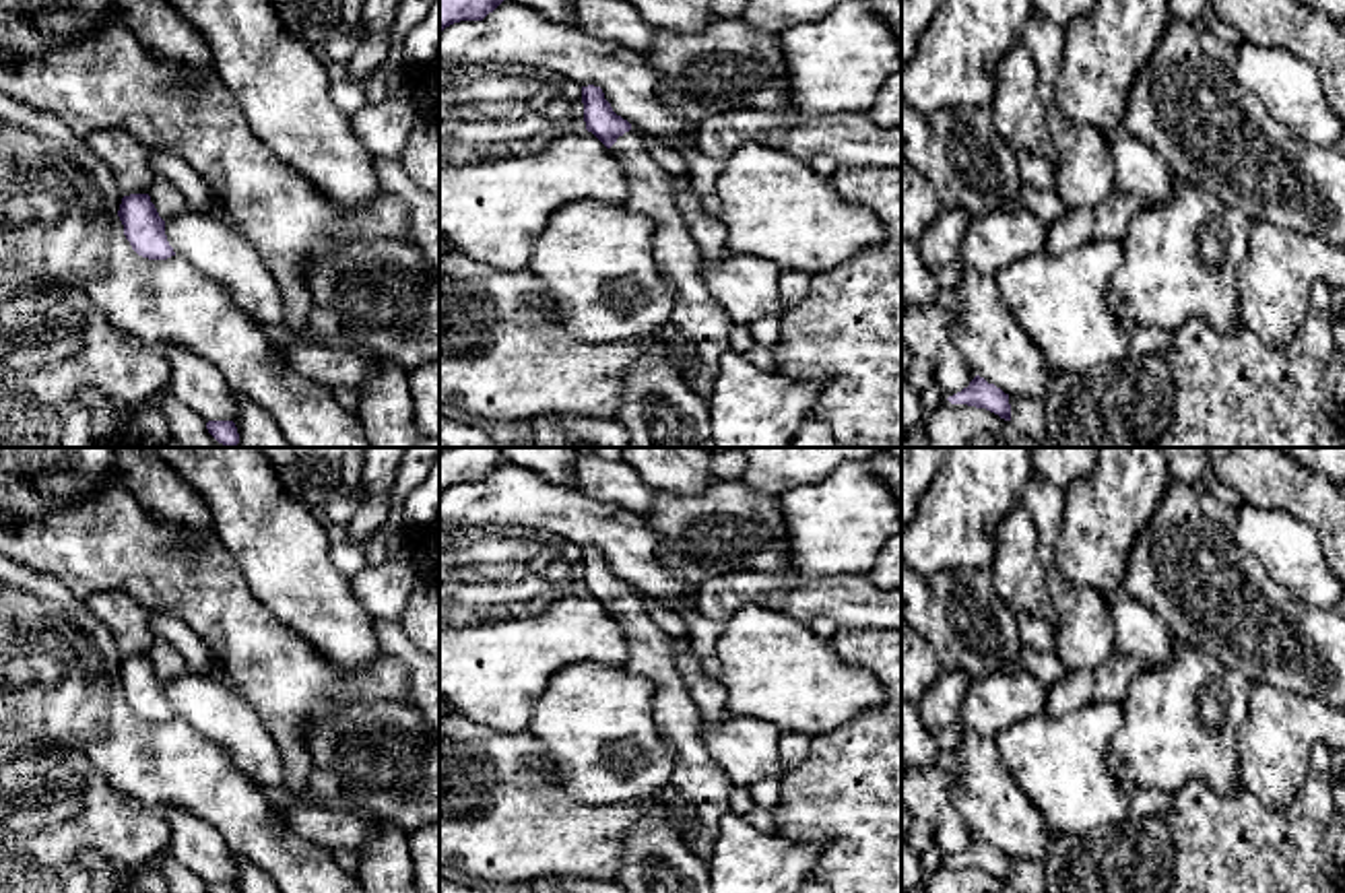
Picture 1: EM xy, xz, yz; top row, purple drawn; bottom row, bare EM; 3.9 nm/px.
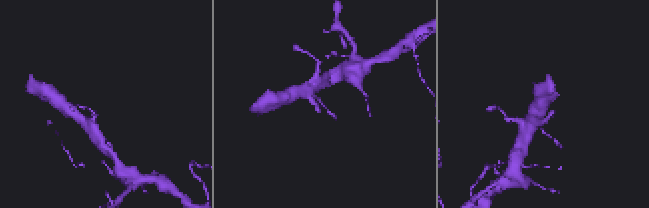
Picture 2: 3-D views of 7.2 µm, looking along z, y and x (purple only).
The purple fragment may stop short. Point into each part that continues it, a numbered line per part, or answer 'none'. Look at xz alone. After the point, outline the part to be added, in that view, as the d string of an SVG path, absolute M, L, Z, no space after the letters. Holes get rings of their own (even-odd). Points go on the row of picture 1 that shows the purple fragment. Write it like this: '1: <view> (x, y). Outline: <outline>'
1: xz (698, 316). Outline: M629 130L609 148L625 171L625 208L656 223L654 258L664 287L672 293L670 324L695 344L699 367L685 382L708 398L714 390L718 359L730 349L728 309L710 295L701 278L701 254L672 194L672 175L648 153L644 138Z

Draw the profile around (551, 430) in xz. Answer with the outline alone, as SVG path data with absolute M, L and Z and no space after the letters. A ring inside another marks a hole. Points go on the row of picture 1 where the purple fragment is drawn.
M545 415L532 421L536 448L629 448L629 431L619 419Z

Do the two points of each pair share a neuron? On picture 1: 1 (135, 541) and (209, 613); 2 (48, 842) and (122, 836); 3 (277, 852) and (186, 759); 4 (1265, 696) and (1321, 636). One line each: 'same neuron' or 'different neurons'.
1: same neuron
2: same neuron
3: same neuron
4: different neurons

